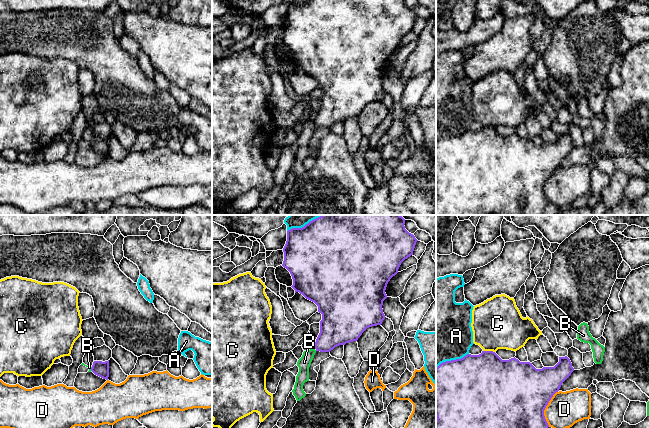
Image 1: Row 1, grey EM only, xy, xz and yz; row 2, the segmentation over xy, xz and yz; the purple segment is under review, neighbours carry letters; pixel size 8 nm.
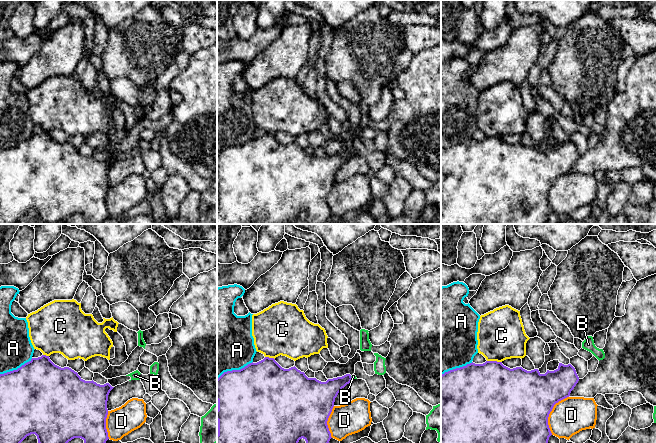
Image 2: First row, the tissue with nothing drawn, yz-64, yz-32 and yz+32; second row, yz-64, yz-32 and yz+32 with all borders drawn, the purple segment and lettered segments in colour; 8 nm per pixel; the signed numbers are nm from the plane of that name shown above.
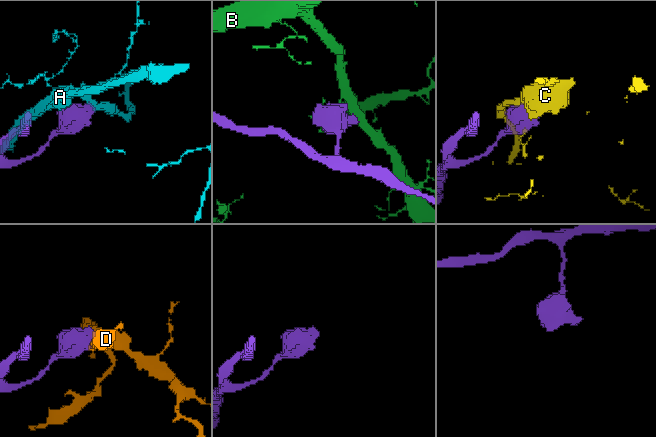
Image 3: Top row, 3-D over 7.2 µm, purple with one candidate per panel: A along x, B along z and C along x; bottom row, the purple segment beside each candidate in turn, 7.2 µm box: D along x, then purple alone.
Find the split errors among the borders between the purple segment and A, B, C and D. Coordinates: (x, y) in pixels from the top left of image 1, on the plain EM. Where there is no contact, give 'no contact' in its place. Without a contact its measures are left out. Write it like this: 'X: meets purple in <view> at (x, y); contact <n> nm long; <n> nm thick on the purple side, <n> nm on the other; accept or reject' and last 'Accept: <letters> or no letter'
A: meets purple in yz at (452, 136); contact 300 nm long; 500 nm thick on the purple side, 480 nm on the other; reject
B: meets purple in xy at (91, 145); contact 40 nm long; 120 nm thick on the purple side, 20 nm on the other; reject
C: meets purple in yz at (489, 127); contact 100 nm long; 440 nm thick on the purple side, 400 nm on the other; reject
D: meets purple in yz at (544, 185); contact 300 nm long; 500 nm thick on the purple side, 280 nm on the other; reject
Accept: no letter

